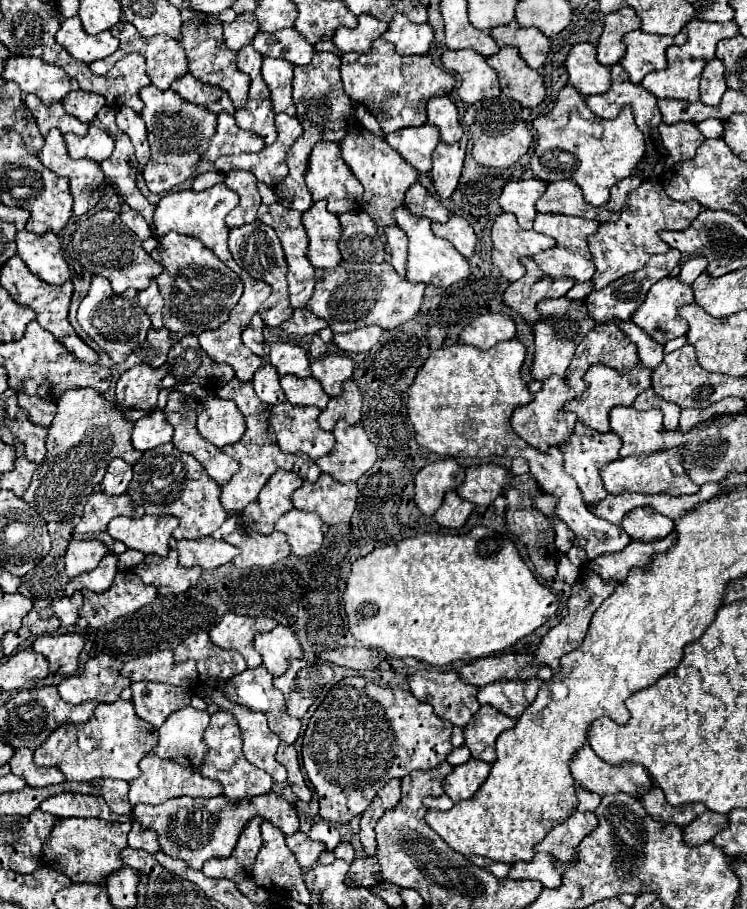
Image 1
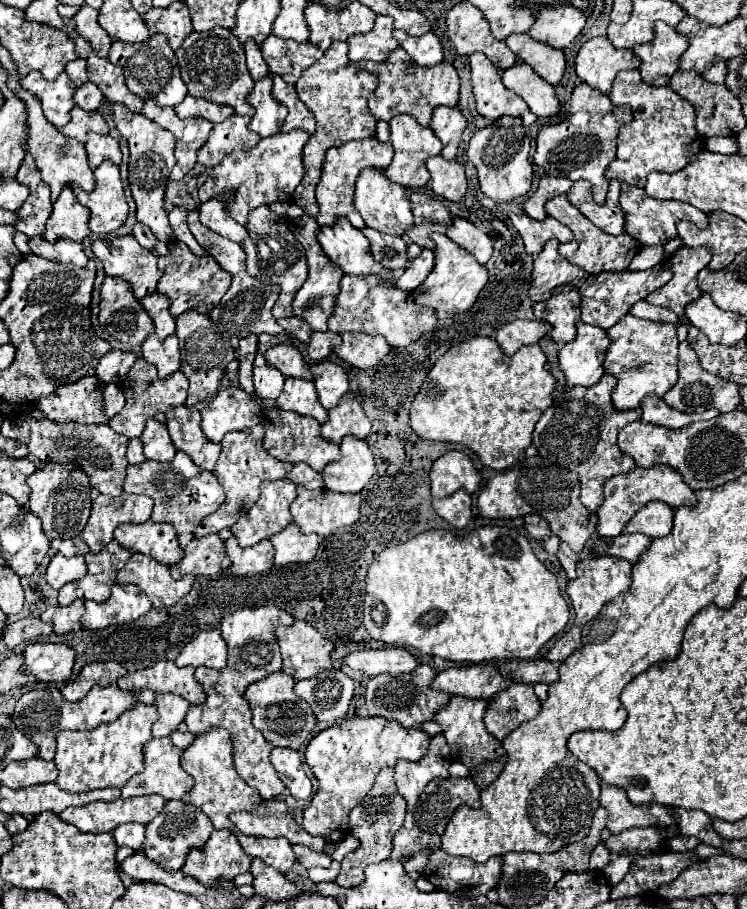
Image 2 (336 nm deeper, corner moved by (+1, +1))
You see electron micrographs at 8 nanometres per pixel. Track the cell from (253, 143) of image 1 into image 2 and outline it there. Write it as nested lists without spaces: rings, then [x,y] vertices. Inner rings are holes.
[[[232,114],[226,122],[214,124],[206,144],[198,150],[198,164],[216,166],[232,150],[250,150],[260,142],[260,136],[248,130],[248,120],[244,116]]]

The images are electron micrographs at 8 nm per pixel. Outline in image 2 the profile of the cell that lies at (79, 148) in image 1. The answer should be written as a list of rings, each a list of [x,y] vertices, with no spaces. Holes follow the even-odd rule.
[[[88,132],[86,152],[88,152],[90,168],[96,168],[104,158],[108,158],[112,164],[120,164],[120,160],[122,160],[118,140],[114,140],[112,136],[100,136],[100,134]]]

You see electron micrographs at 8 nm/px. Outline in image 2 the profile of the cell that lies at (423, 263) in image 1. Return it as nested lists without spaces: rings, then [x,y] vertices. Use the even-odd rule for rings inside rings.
[[[432,234],[430,238],[436,244],[436,248],[434,248],[436,262],[434,262],[432,272],[412,292],[412,296],[416,298],[416,302],[420,302],[420,306],[428,306],[428,308],[436,310],[438,318],[452,318],[454,314],[470,310],[470,306],[476,302],[480,290],[488,282],[488,272],[484,266],[480,266],[476,262],[476,258],[468,250],[460,248],[446,234]]]

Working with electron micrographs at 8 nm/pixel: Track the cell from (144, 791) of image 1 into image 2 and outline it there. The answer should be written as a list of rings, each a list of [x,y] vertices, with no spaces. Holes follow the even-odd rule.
[[[152,738],[144,744],[144,772],[132,776],[122,786],[122,798],[134,798],[134,796],[146,796],[146,794],[158,794],[164,796],[164,800],[180,800],[184,794],[188,794],[194,786],[192,776],[186,774],[180,766],[182,750],[176,748],[170,738]]]

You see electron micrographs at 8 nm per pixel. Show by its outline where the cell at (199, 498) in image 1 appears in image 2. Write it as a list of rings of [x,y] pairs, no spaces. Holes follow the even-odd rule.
[[[176,452],[170,462],[144,460],[142,464],[128,466],[124,492],[128,494],[146,494],[154,500],[152,520],[170,522],[176,528],[176,534],[194,534],[196,524],[200,524],[208,514],[212,514],[224,502],[224,490],[216,476],[208,470],[198,468],[188,454]]]

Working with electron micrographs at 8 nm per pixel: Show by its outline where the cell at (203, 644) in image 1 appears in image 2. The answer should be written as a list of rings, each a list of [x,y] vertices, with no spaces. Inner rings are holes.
[[[220,630],[200,632],[176,658],[178,666],[208,666],[208,668],[226,668],[226,642],[220,636]]]

